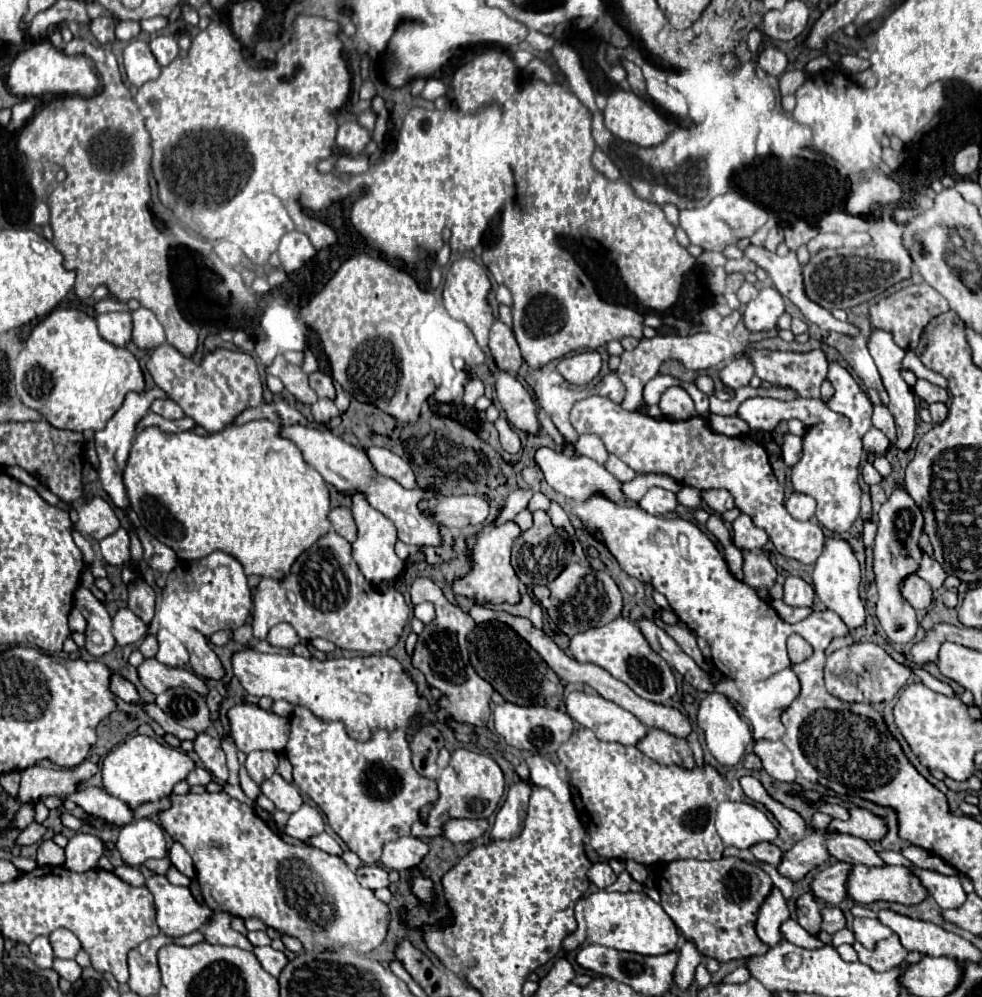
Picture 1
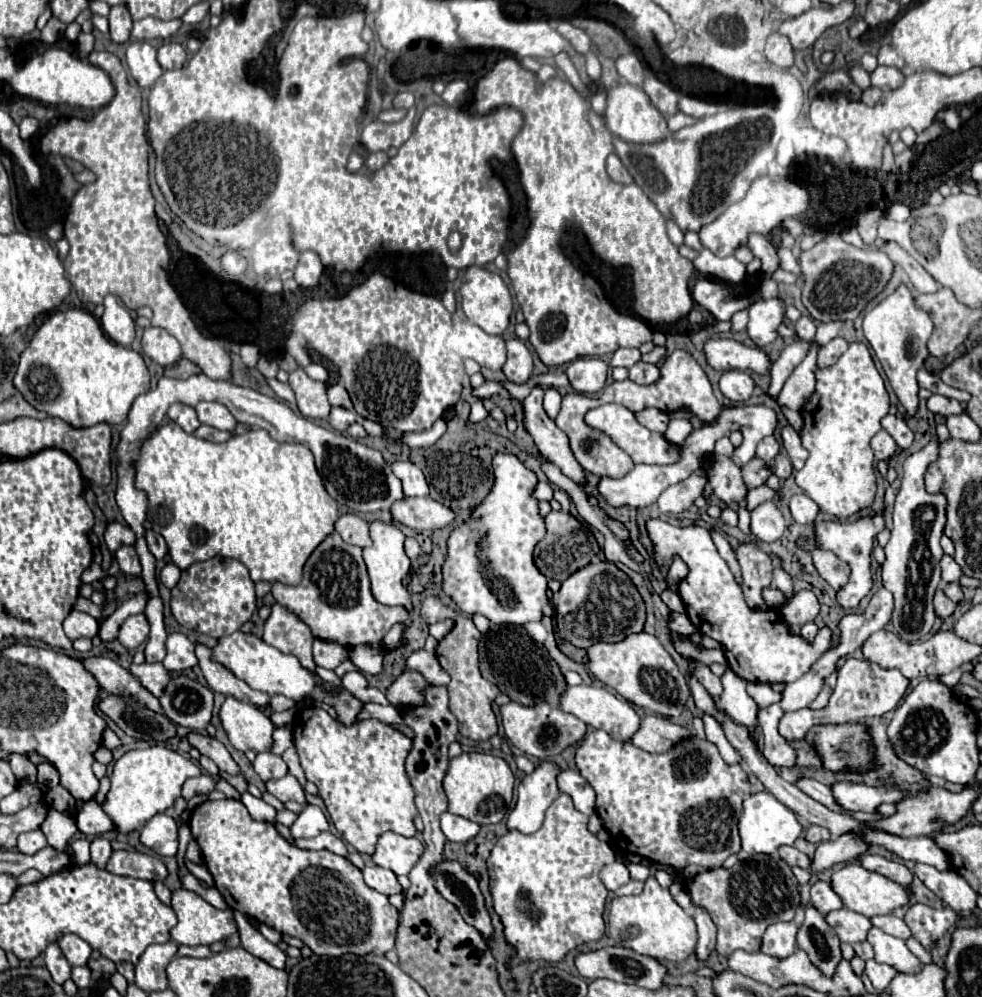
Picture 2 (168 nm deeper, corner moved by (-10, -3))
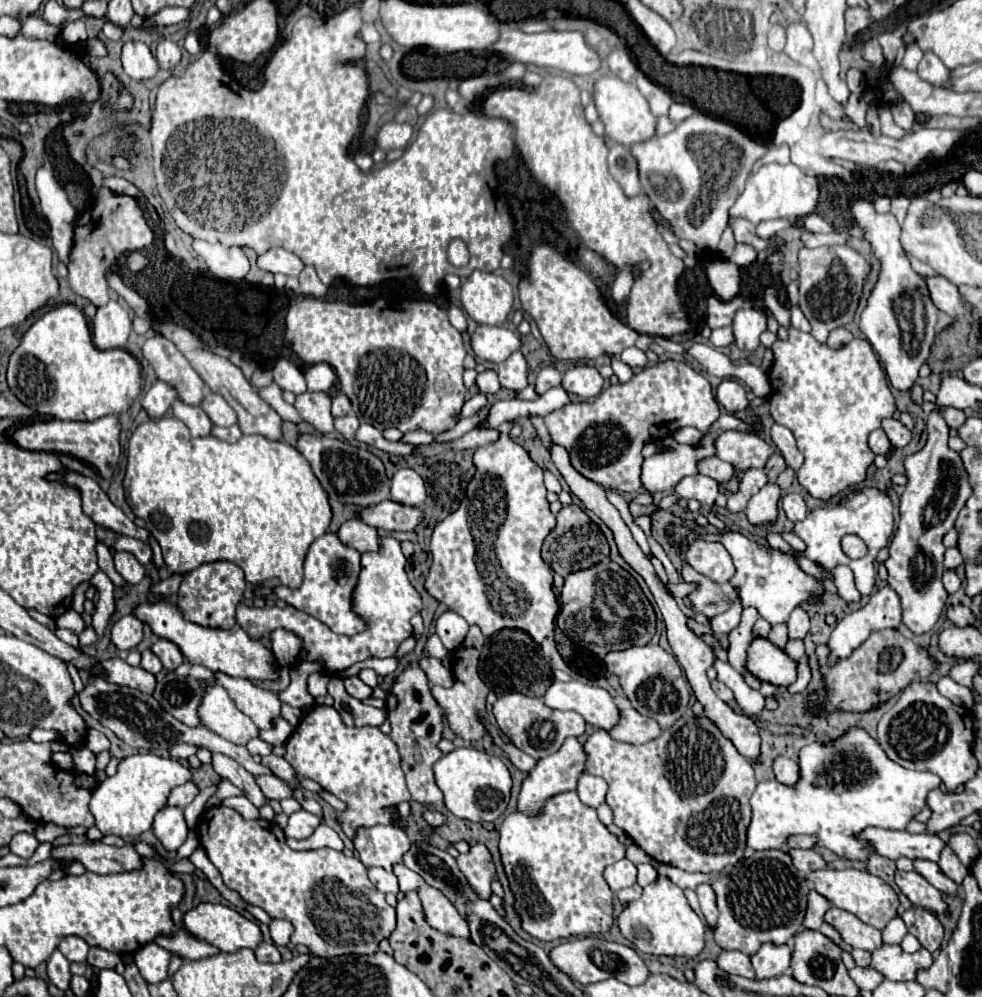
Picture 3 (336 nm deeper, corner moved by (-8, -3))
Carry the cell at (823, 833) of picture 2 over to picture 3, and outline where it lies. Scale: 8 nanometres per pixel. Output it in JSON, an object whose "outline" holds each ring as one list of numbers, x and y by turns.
{"outline":[[792,835,786,845,790,849,812,849,816,845,816,839,810,837,810,835]]}

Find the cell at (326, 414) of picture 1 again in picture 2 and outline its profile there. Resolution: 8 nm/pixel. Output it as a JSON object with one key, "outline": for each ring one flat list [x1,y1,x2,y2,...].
{"outline":[[332,407,330,411,330,417,328,417,328,423,336,429,336,431,346,431,354,421,356,421,358,413,356,411,348,411,348,409,342,409,342,407]]}

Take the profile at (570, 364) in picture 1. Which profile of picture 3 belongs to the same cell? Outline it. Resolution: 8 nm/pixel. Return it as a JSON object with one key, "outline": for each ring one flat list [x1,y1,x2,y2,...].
{"outline":[[574,365,564,373,564,379,562,379,562,387,568,393,574,393,584,399,596,397,602,389,602,383,604,379,600,377,598,369,590,365]]}

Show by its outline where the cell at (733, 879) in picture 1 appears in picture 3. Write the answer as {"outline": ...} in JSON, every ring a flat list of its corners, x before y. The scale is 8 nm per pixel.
{"outline":[[780,849,758,851,754,857,746,859,744,867,726,873,722,879,714,881,712,887,720,909,714,939,722,949,738,949,752,955,764,943,788,943,788,939,802,929,810,887,806,877,792,865,790,855]]}

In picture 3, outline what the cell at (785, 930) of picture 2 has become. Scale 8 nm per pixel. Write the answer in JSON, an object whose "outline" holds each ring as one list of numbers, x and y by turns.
{"outline":[[762,945,760,951,756,955,752,955,752,967,756,969,756,981,762,981,762,979,772,979,772,977,780,977,784,973,788,973,790,969,790,947,788,945,782,945,782,947,776,947,776,945]]}

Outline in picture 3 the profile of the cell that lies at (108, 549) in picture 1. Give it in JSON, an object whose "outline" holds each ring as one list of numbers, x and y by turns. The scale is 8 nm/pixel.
{"outline":[[114,553,114,565,128,583,140,583,144,577,144,567,132,553]]}

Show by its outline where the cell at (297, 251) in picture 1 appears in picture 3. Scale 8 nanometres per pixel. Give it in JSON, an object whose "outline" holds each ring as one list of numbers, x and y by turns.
{"outline":[[306,265,298,279,300,279,300,289,302,289,302,293,304,293,304,295,324,297,324,295,326,295,326,291,328,291,328,287,318,279,318,275,316,275,316,271,314,271,314,267,312,267,312,265]]}

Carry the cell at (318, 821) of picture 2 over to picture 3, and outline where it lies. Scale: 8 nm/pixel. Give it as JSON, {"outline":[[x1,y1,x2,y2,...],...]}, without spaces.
{"outline":[[298,811,294,815,288,817,288,827,284,829,284,833,288,837,294,837,294,839,306,839,314,833,314,829,322,823,320,817,308,813,308,811]]}

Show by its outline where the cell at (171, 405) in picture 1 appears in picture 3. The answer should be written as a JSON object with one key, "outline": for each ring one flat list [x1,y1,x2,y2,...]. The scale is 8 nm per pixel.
{"outline":[[176,401,172,405,172,411,174,411,174,417,178,417,180,421,184,421,188,425,192,437,208,437,210,435,214,425,212,425,210,417,202,411,202,407,192,407,182,401]]}

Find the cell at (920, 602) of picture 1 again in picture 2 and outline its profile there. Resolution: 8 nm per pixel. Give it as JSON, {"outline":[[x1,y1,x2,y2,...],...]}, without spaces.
{"outline":[[938,587,938,593,934,593,934,611,938,617,948,617,954,613,954,603,944,595,942,587]]}

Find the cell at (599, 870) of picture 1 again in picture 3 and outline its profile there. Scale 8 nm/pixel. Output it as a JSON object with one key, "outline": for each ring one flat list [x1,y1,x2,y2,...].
{"outline":[[622,859,618,863,612,863,606,867,604,877,614,893,618,893,624,887,632,887,636,883,636,865,628,859]]}

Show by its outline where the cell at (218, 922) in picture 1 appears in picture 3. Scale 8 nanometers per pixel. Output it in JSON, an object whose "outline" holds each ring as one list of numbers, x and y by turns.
{"outline":[[172,909,172,921,174,925,178,927,174,935,160,935,156,937,154,943,158,943,162,949,168,949,170,953,182,957,182,959,204,959,204,957,210,957,210,955,216,955,220,953,214,945,202,941,202,939,196,939,194,935,190,935,186,929,184,929,184,923,182,923,184,915,180,909]]}

